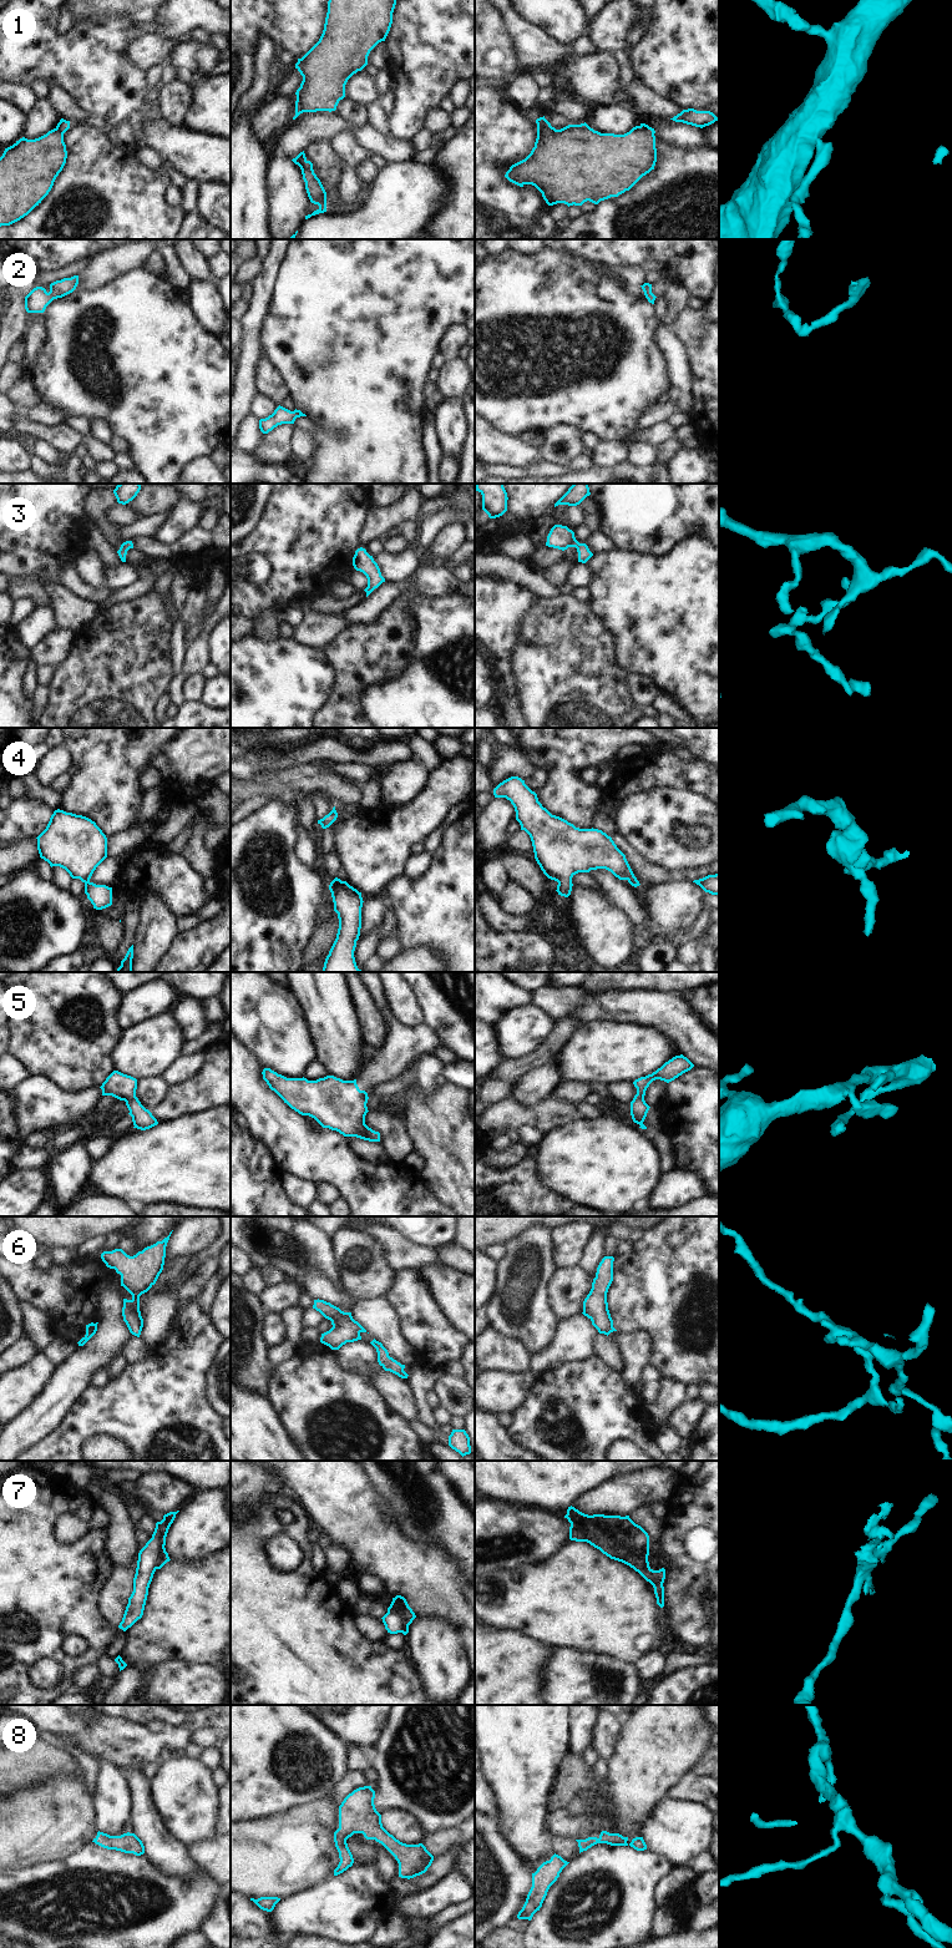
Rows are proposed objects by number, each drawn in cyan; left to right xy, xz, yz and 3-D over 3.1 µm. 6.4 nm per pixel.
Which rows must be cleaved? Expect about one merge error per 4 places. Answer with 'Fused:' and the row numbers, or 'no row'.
Fused: no row.

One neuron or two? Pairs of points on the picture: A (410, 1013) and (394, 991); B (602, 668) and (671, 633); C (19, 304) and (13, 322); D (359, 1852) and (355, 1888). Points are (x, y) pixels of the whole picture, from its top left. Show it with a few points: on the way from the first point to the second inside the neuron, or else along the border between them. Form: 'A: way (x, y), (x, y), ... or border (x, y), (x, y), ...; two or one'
A: way (405, 1008), (399, 996); one
B: border (609, 632), (614, 641), (616, 663), (627, 674); two
C: way (15, 308), (15, 318); one
D: border (378, 1860), (356, 1858), (354, 1861); two

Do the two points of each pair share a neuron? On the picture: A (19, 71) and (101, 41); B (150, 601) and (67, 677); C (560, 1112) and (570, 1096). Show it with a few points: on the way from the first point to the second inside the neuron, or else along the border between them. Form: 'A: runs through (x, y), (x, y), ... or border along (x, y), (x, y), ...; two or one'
A: runs through (39, 57), (81, 57); one
B: runs through (130, 622), (89, 663); one
C: border along (552, 1096), (568, 1102), (585, 1103); two

